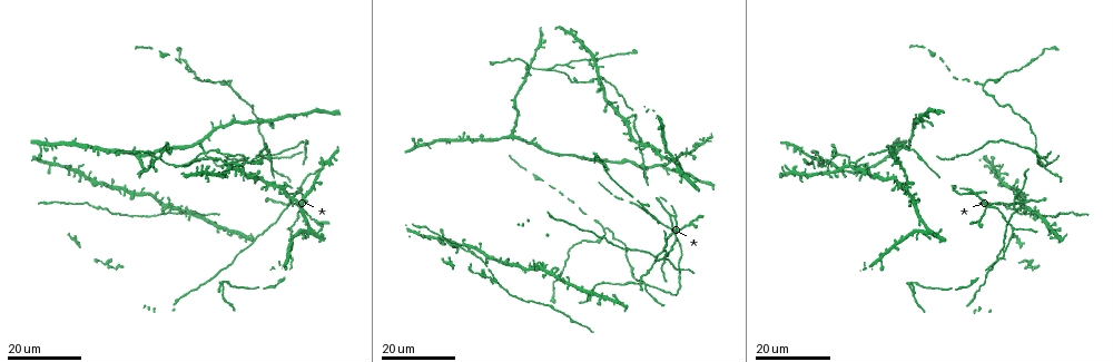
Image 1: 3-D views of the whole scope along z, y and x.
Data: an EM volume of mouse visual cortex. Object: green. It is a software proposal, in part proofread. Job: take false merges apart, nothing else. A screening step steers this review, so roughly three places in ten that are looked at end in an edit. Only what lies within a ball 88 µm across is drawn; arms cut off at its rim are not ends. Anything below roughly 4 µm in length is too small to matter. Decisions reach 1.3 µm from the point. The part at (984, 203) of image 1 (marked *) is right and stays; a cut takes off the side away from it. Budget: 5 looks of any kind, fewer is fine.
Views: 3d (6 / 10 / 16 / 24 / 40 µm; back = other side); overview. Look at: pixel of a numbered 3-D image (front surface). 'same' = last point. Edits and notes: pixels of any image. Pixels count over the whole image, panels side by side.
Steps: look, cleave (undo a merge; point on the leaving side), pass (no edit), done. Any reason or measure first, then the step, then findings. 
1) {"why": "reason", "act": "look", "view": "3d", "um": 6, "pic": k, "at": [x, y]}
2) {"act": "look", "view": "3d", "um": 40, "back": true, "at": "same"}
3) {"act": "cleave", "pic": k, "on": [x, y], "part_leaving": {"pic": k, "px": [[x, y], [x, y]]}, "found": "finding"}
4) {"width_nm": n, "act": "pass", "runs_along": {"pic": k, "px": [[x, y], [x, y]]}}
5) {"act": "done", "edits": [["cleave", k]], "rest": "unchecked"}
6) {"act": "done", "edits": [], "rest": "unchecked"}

{"why": "side arm on a straight run", "act": "look", "view": "3d", "um": 24, "pic": 1, "at": [672, 215]}

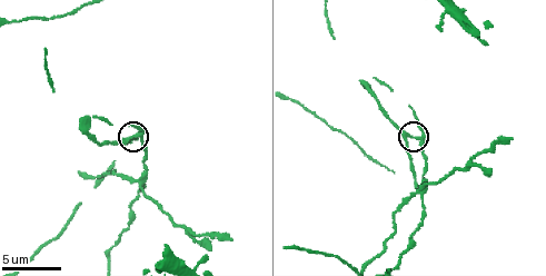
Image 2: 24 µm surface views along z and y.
{"act": "look", "view": "3d", "um": 6, "pic": 2, "at": [420, 141]}

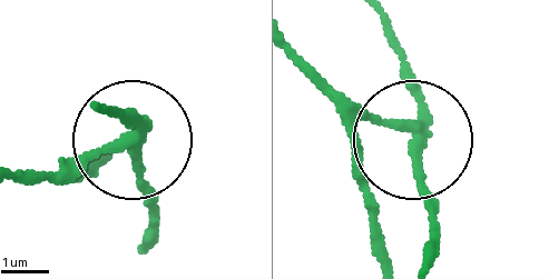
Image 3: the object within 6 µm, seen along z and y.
{"arms": 3, "act": "cleave", "pic": 3, "on": [354, 129], "found": "two cells meet here"}

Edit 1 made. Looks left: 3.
{"why": "redraw", "act": "look", "view": "overview"}

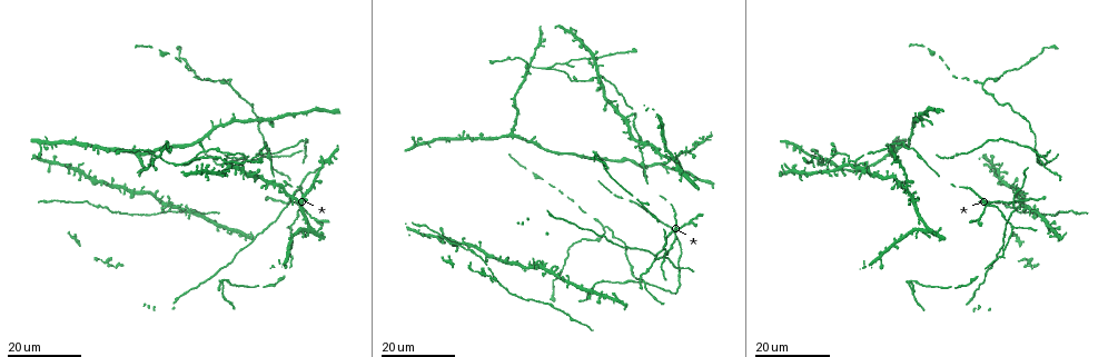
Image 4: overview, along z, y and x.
{"why": "four-way junction", "act": "look", "view": "3d", "um": 16, "pic": 4, "at": [643, 279]}

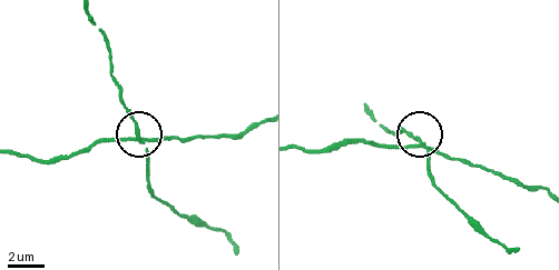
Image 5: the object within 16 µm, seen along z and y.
{"act": "look", "view": "3d", "um": 10, "pic": 5, "at": [417, 142]}

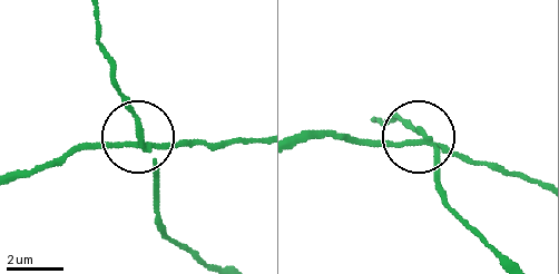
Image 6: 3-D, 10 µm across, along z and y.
{"width_nm": 180, "act": "cleave", "pic": 6, "on": [183, 140], "part_leaving": {"pic": 6, "px": [[144, 146], [256, 138]]}, "found": "two cells meet here"}

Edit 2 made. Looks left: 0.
{"act": "done", "edits": [["cleave", 3], ["cleave", 6]], "rest": "unchecked"}

